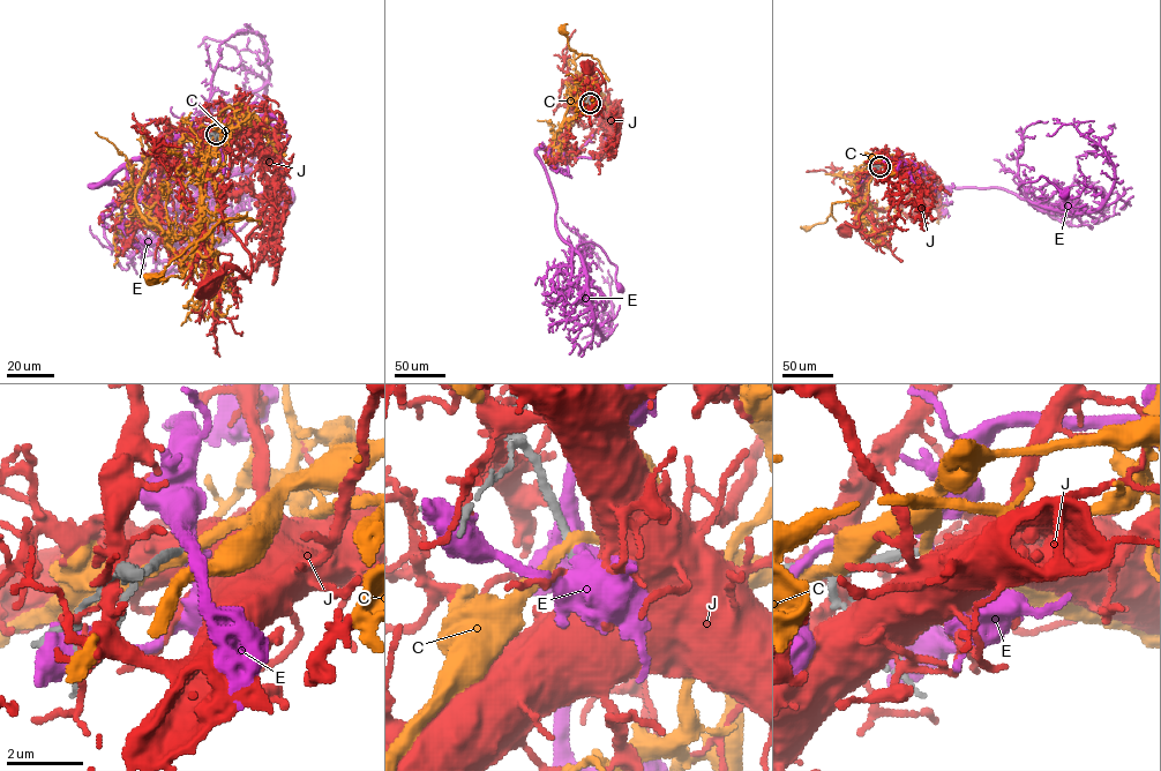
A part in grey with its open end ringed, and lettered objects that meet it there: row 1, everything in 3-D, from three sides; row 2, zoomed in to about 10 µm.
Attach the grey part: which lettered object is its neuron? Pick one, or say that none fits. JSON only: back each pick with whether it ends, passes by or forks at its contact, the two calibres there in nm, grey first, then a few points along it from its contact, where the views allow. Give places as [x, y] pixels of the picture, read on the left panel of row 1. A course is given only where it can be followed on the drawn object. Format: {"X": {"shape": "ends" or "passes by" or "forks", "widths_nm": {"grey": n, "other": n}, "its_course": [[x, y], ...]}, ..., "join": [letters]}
{"join": []}

